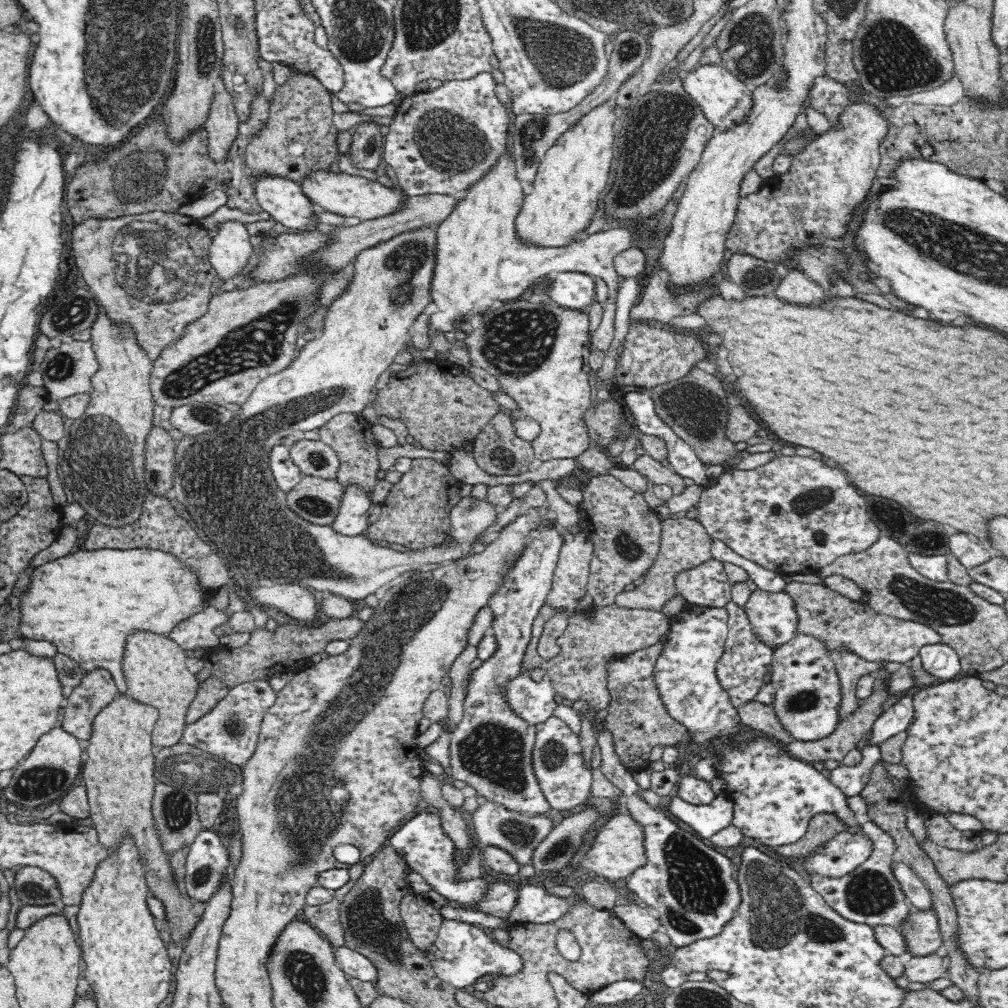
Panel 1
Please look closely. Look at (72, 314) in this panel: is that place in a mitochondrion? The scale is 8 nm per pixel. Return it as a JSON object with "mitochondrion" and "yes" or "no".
{"mitochondrion":"yes"}

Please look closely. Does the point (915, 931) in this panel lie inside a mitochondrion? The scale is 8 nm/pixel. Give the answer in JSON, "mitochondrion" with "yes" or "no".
{"mitochondrion":"yes"}

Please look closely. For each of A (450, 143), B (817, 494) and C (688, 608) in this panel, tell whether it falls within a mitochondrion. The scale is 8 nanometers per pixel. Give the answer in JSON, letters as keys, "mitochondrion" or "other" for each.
{"A":"mitochondrion","B":"mitochondrion","C":"other"}

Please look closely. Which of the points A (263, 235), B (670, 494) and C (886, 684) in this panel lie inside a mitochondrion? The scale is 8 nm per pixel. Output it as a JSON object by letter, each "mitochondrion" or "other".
{"A":"other","B":"other","C":"other"}

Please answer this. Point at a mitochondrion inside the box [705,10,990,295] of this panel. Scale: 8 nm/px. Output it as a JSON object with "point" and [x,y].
{"point":[892,58]}

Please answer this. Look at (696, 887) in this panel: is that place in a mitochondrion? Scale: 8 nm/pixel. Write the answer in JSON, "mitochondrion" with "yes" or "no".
{"mitochondrion":"yes"}

